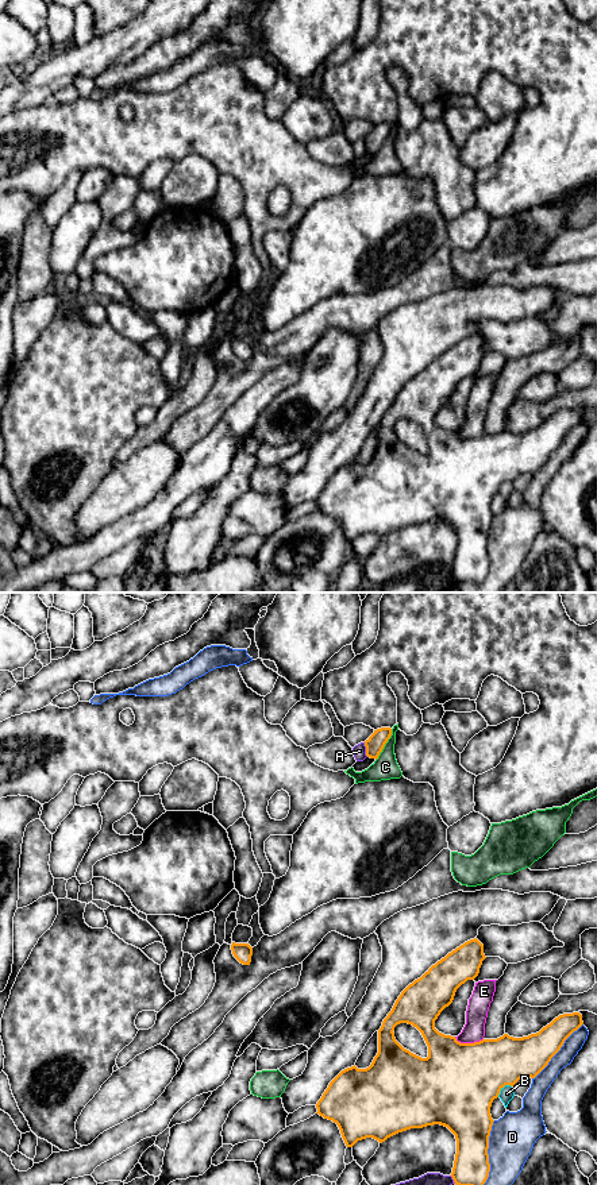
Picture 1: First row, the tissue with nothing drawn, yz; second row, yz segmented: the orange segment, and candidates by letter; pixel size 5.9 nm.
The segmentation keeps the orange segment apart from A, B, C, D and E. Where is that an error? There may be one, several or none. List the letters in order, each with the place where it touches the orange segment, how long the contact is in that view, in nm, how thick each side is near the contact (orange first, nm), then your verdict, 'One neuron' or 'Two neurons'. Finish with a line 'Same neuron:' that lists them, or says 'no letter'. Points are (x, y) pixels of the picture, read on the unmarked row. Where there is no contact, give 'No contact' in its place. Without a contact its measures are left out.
A: Touches orange at yz (366, 145). Shared border 90 nm. Thickness 110 nm (orange) against 80 nm. Two neurons
B: Touches orange at yz (503, 482). Shared border 110 nm. Thickness 440 nm (orange) against 90 nm. Two neurons
C: Touches orange at yz (384, 141). Shared border 220 nm. Thickness 110 nm (orange) against 150 nm. Two neurons
D: Touches orange at yz (489, 562). Shared border 460 nm. Thickness 220 nm (orange) against 260 nm. Two neurons
E: Touches orange at yz (469, 439). Shared border 180 nm. Thickness 480 nm (orange) against 130 nm. Two neurons
Same neuron: no letter

